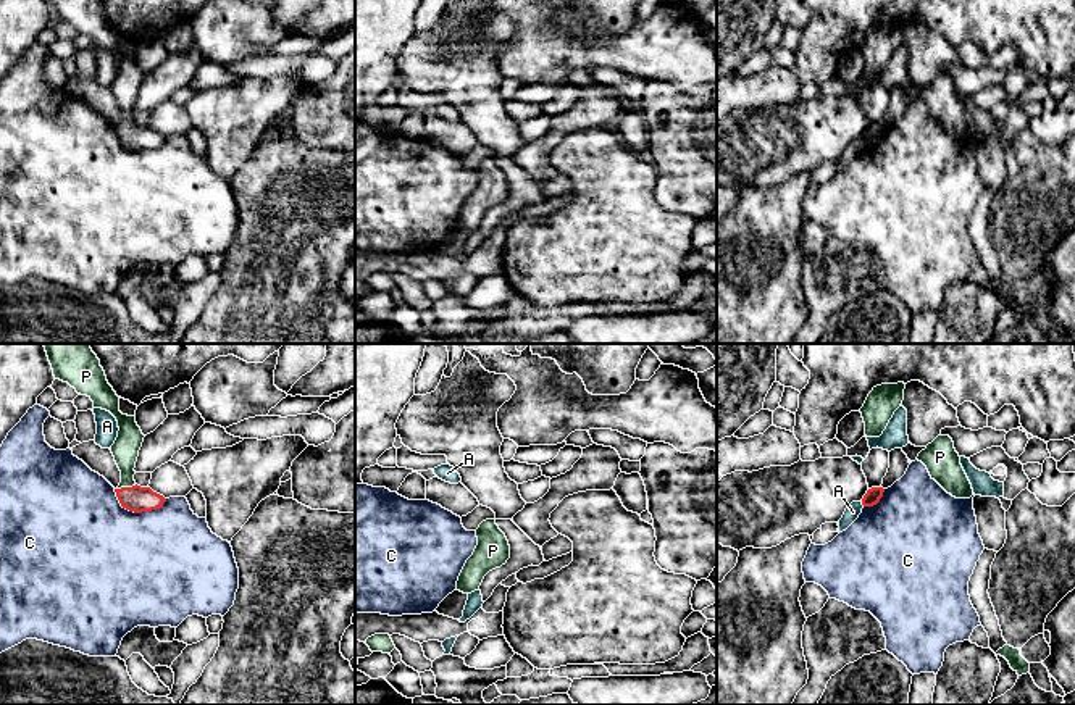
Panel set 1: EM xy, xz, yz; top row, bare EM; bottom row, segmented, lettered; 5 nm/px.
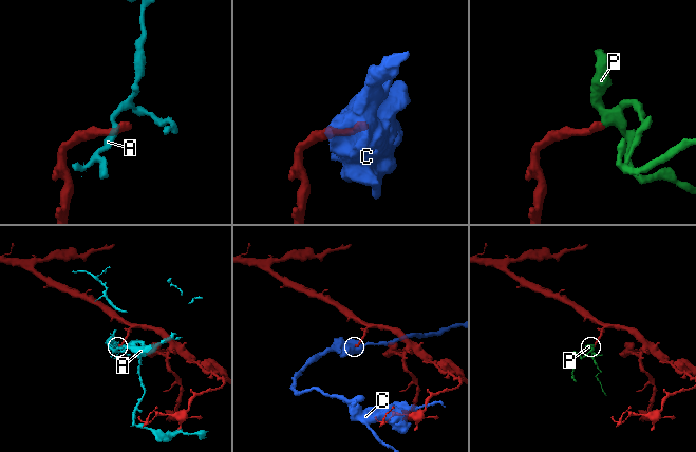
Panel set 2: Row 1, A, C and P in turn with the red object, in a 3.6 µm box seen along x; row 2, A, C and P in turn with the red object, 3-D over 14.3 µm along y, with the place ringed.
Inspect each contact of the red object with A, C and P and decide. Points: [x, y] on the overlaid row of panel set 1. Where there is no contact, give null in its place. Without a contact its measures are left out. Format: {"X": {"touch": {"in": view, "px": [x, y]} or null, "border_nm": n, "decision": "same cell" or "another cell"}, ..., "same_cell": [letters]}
{"A": {"touch": {"in": "yz", "px": [862, 504]}, "border_nm": 30, "decision": "another cell"}, "C": {"touch": {"in": "xy", "px": [138, 512]}, "border_nm": 280, "decision": "another cell"}, "P": {"touch": {"in": "xy", "px": [126, 488]}, "border_nm": 100, "decision": "same cell"}, "same_cell": ["P"]}

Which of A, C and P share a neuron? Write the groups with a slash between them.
A / C / P

